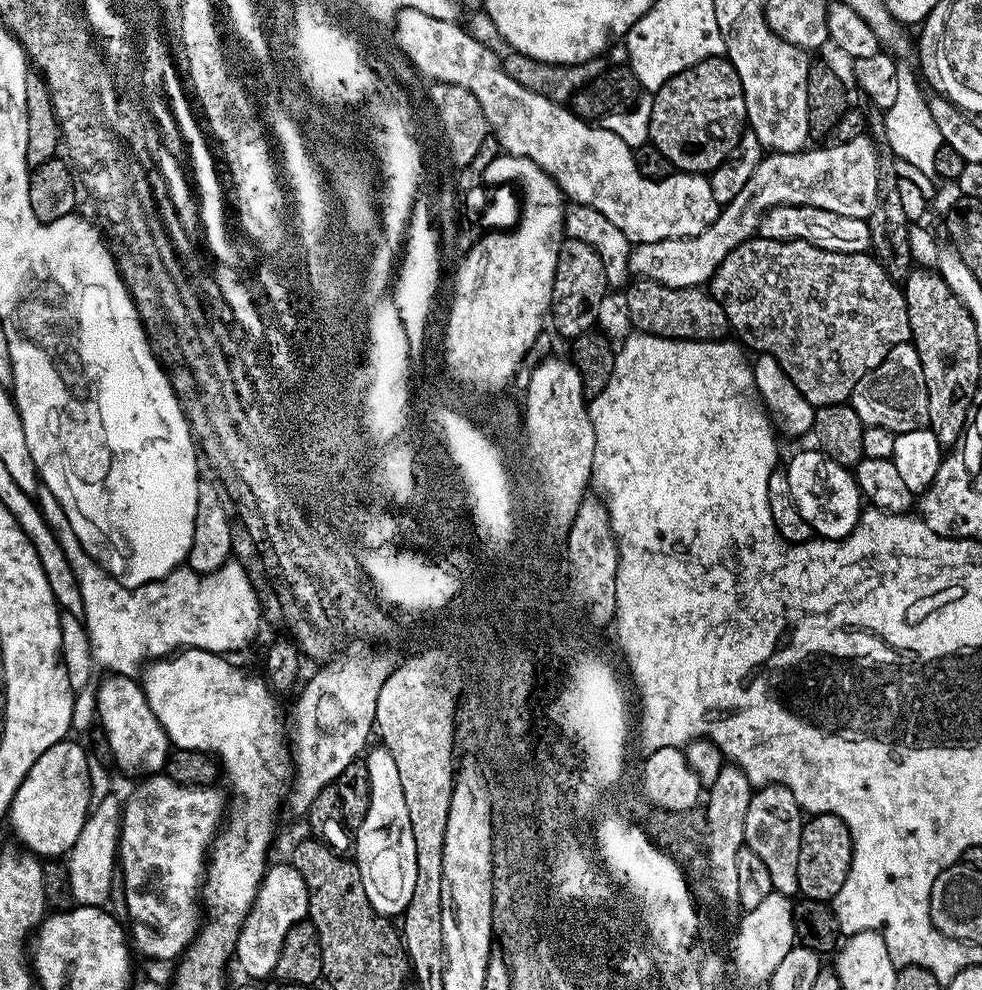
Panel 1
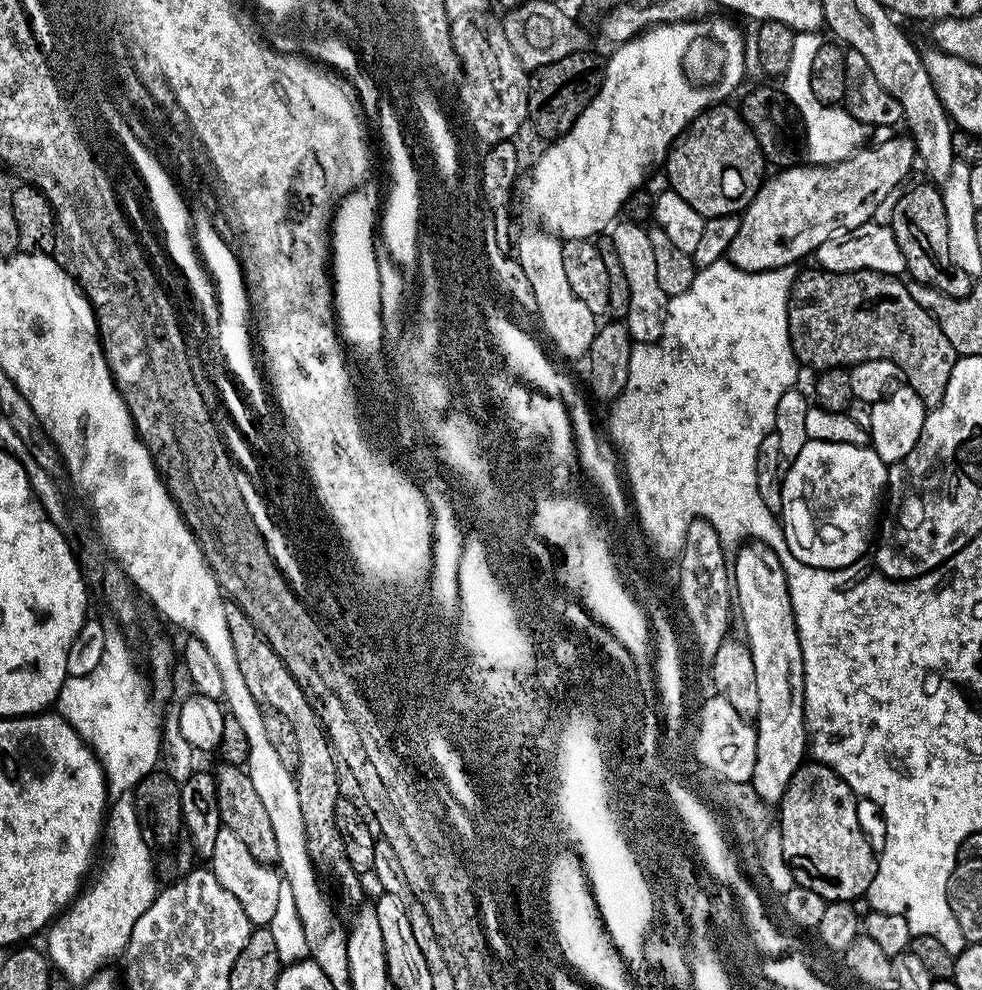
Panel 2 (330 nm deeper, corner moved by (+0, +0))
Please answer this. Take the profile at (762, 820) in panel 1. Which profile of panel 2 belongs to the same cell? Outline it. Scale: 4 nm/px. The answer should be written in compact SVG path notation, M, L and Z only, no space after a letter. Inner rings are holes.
M744 542L735 549L736 560L731 561L730 576L734 581L734 604L738 616L744 619L743 639L752 649L754 674L758 678L758 710L754 717L756 729L756 757L751 784L765 805L779 805L790 786L790 778L805 763L808 747L808 728L804 725L804 659L796 629L796 615L792 613L788 576L782 562L770 546L759 542Z

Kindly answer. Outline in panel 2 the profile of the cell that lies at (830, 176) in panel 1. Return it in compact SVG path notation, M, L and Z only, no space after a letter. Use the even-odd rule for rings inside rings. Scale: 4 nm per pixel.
M895 135L890 142L870 146L853 154L837 164L801 163L769 175L761 184L756 197L748 203L742 213L740 229L729 246L726 256L735 268L747 272L772 272L775 268L795 265L803 256L811 257L826 238L837 232L849 232L872 221L880 203L916 164L916 145L909 135Z

